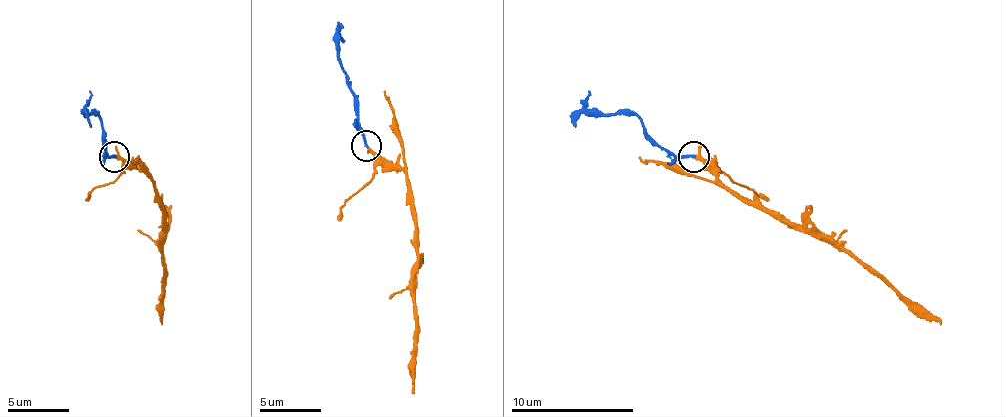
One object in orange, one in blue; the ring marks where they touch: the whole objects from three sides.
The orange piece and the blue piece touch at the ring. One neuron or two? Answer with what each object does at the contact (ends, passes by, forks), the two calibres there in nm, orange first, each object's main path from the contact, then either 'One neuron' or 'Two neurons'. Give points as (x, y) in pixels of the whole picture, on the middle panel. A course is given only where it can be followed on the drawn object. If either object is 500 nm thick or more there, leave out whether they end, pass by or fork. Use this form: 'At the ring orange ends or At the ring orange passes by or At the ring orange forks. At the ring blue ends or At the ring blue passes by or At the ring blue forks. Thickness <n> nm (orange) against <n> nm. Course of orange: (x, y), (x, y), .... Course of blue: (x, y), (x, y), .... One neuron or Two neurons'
At the ring orange passes by. At the ring blue ends. Thickness 170 nm (orange) against 220 nm. Course of orange: (365, 146), (396, 165), (408, 183), (417, 244), (414, 394). Course of blue: (365, 146), (347, 88), (338, 45), (341, 39), (341, 42). One neuron

